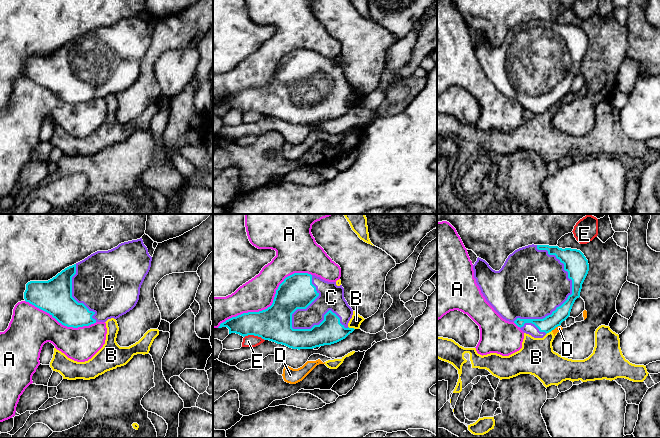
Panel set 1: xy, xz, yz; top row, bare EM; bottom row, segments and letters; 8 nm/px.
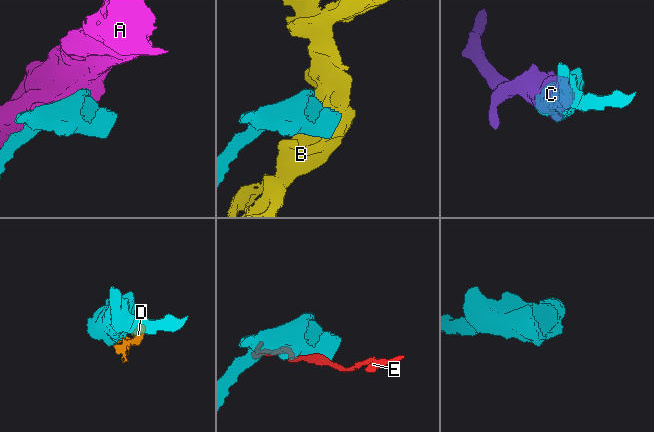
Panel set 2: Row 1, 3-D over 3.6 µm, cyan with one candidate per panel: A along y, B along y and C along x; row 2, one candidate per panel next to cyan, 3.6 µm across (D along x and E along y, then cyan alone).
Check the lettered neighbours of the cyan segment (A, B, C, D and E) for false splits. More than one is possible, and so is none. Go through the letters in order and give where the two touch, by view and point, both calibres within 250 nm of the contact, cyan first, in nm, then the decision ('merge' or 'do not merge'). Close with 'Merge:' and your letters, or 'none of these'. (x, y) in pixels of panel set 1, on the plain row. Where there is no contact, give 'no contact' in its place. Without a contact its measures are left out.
A: xz (271, 81) | 280/260 nm | do not merge
B: xz (351, 104) | 200/90 nm | do not merge
C: yz (572, 69) | 190/420 nm | merge
D: yz (555, 103) | 120/50 nm | do not merge
E: xz (254, 111) | 280/100 nm | do not merge
Merge: C

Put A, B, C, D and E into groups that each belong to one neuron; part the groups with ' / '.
A / B D / C / E

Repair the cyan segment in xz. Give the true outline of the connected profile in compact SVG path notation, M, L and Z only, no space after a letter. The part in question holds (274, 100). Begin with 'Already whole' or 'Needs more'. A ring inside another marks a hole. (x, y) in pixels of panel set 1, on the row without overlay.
Needs more. M294 49L276 66L270 83L232 93L218 104L227 103L229 110L254 111L292 125L313 125L345 115L355 105L349 104L353 86L344 74L344 64L308 49Z

